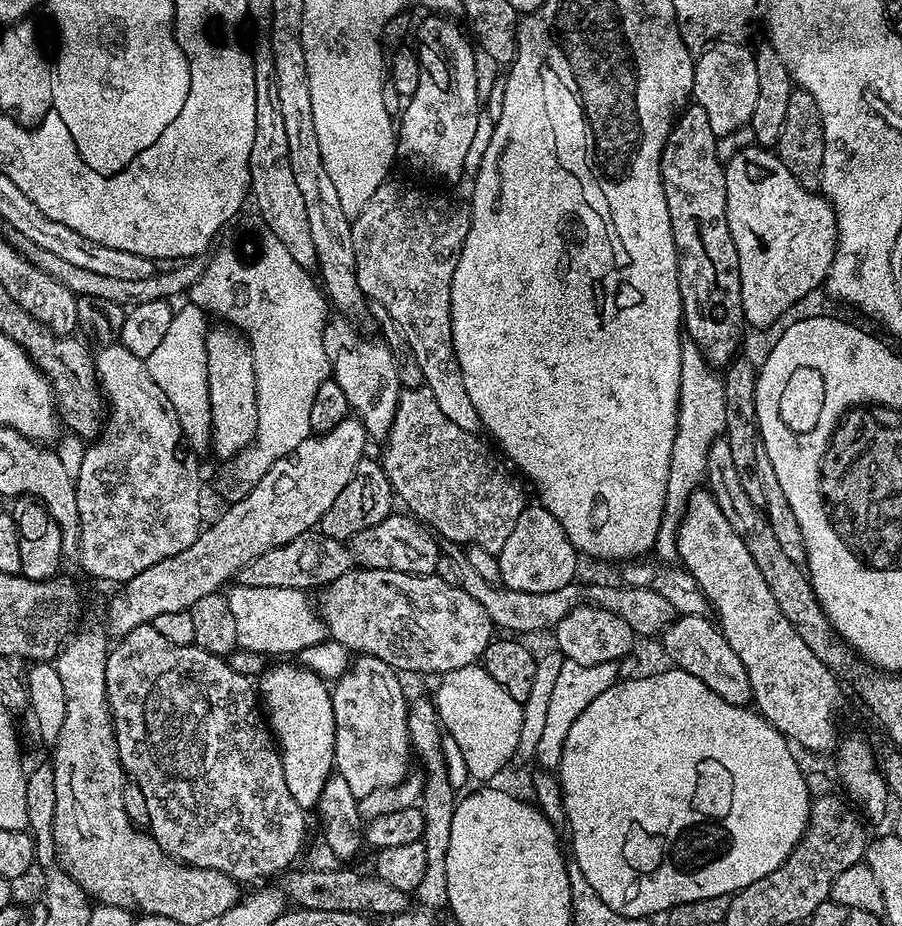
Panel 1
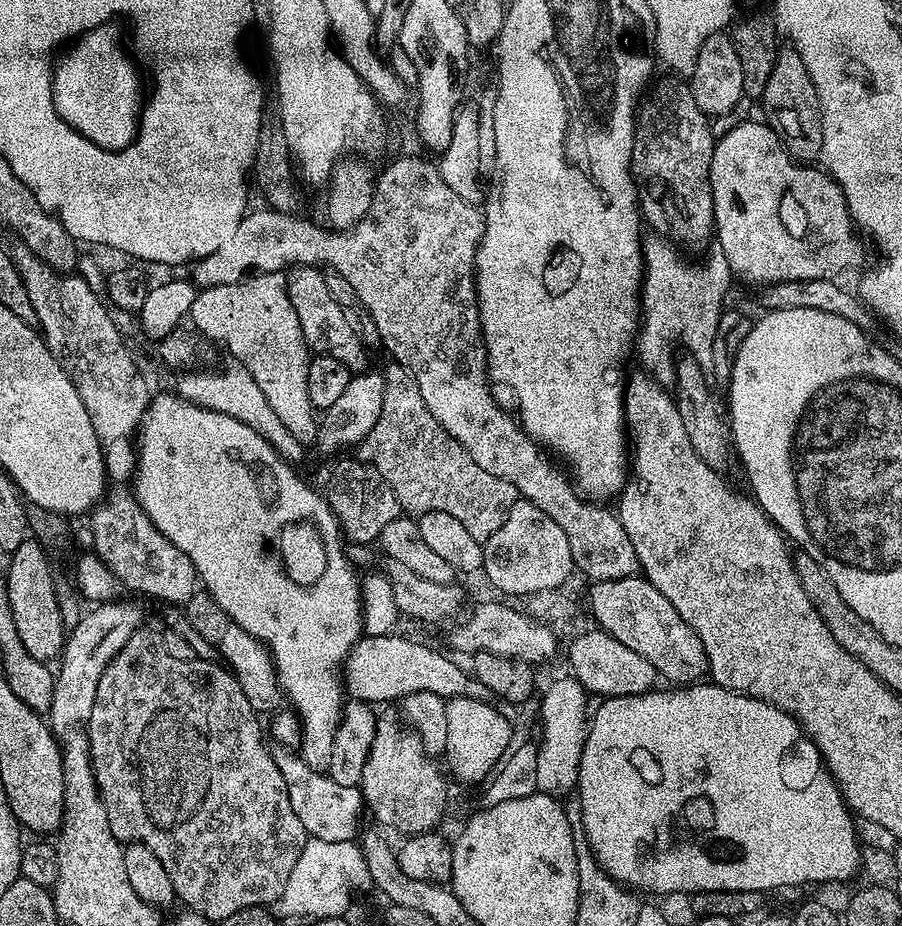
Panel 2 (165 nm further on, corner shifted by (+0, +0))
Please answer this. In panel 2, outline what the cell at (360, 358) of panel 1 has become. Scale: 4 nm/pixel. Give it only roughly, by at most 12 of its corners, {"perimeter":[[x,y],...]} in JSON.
{"perimeter":[[316,266],[287,273],[300,335],[353,374],[369,349]]}

